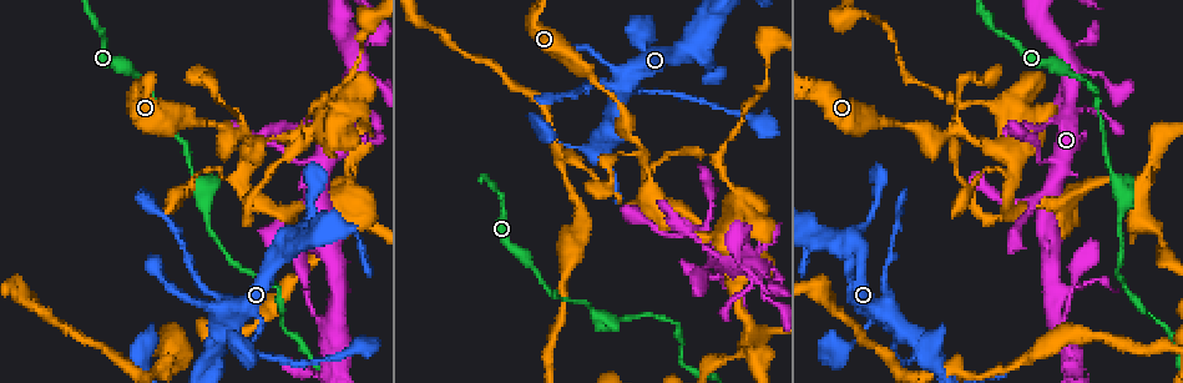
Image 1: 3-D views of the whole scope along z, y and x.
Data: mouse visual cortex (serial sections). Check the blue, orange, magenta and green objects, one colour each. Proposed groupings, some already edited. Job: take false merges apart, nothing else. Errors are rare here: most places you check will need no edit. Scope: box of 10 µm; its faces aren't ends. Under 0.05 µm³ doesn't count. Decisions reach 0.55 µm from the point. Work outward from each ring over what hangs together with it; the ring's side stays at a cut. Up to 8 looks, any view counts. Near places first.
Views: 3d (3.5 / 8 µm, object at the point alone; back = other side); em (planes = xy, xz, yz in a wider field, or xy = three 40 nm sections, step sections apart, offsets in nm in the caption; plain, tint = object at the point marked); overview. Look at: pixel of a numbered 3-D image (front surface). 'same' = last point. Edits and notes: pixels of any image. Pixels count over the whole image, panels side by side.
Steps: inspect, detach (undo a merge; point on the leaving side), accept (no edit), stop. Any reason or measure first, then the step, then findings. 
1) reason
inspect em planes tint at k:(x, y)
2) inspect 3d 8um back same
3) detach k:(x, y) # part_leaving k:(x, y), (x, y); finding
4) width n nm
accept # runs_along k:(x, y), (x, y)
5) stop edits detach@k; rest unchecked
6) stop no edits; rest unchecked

thick turns thin
inspect 3d 3.5um at 1:(209, 224)

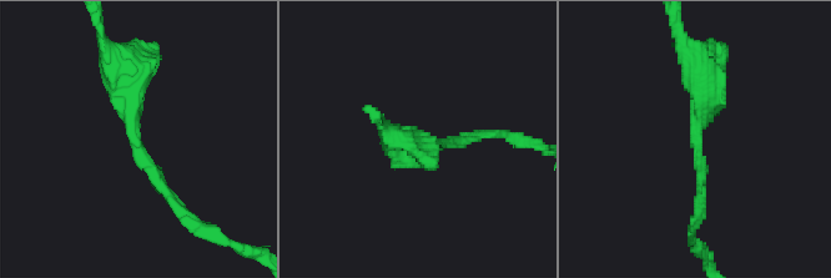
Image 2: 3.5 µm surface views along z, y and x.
arm_widths 150, 400 nm; now the EM
inspect em xy step 5 tint at 2:(697, 142)

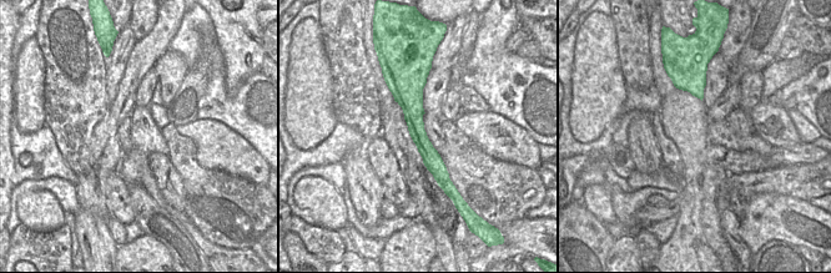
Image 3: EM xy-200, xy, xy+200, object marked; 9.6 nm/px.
cut it another way
inspect em xy step 3 tint same

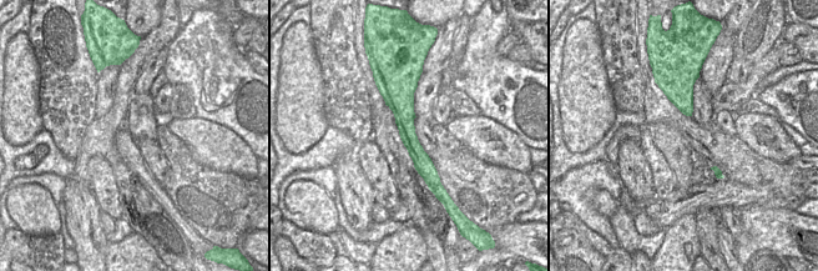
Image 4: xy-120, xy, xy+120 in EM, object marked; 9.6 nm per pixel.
accept # runs_along 4:(402, 84), (407, 134), (432, 186); one cell here

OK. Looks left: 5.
abrupt turn
inspect 3d 3.5um at 1:(950, 130)

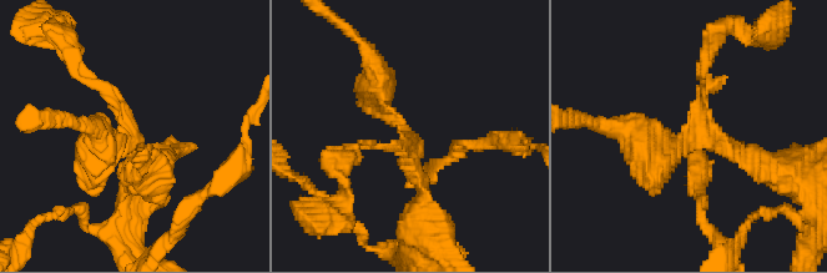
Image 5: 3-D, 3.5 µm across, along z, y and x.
arms 3; arm_widths 100, 200, 400 nm
inspect em xy step 5 tint at 5:(694, 139)

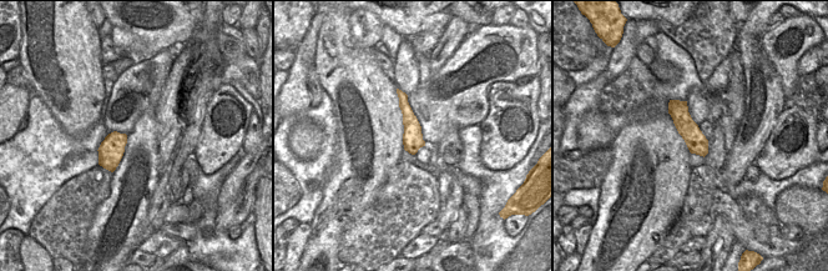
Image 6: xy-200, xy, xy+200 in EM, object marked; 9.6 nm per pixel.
width 200 nm
accept # runs_along 6:(672, 103), (702, 152); one cell here

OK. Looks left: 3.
thick turns thin
inspect 3d 8um at 1:(304, 160)

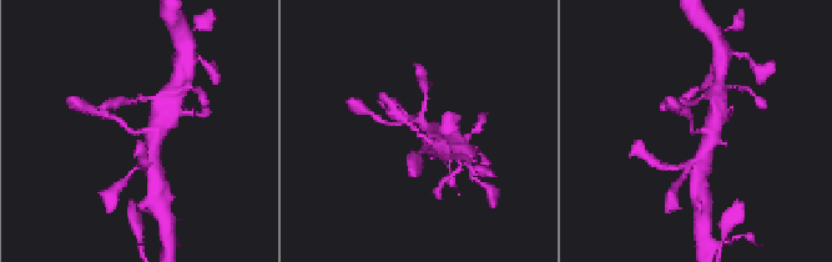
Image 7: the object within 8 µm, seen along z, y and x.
arm_widths 150, 500 nm
inspect em xy step 2 tint same

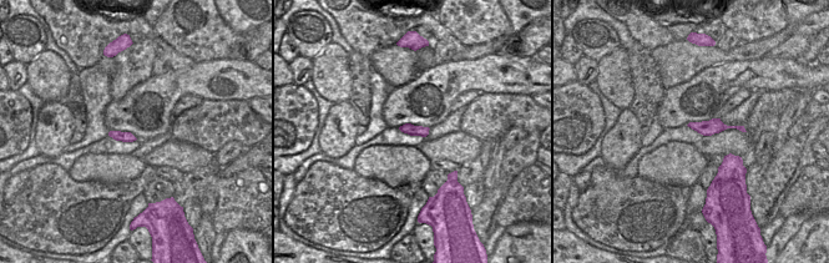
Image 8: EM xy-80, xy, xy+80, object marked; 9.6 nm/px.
accept # runs_along 7:(442, 147), (409, 125), (388, 124); all the same cell

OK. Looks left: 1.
stop no edits; rest unchecked

